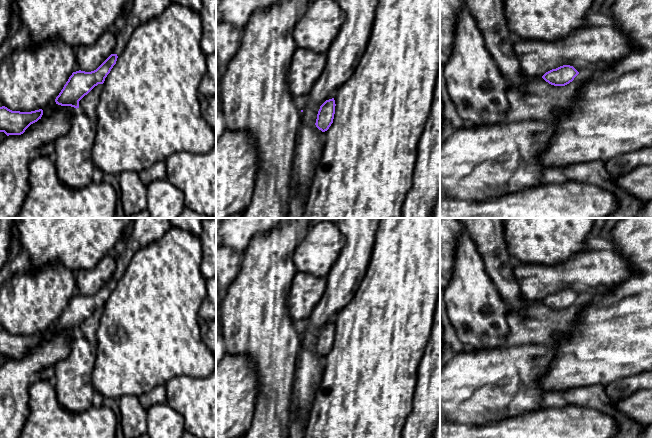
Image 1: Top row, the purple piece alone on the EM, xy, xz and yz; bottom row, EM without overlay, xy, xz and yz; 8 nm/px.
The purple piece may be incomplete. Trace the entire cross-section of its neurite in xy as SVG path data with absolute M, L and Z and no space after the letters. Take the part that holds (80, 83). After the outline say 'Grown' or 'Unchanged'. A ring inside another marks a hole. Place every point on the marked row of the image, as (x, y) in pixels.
M133 0L130 14L126 18L126 25L123 30L117 32L117 42L113 53L94 71L73 72L56 97L56 104L79 108L79 101L95 86L104 83L134 30L139 25L161 15L171 3L171 0Z. Grown

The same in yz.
M563 65L546 72L542 78L551 85L565 86L572 82L579 72L570 65Z. Unchanged

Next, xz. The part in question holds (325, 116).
M334 98L326 100L320 106L315 125L322 132L327 131L333 123L335 106L336 104Z. Unchanged

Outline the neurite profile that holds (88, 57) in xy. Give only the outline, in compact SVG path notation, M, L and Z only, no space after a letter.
M110 30L103 33L92 45L79 46L76 62L81 71L96 70L111 54L117 42L117 32Z

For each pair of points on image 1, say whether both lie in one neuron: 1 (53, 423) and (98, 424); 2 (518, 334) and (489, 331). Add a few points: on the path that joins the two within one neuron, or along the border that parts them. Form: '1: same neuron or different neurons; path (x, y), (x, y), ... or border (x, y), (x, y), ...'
1: same neuron; path (64, 425), (87, 425)
2: different neurons; border (507, 309), (508, 332), (497, 339), (498, 344)

